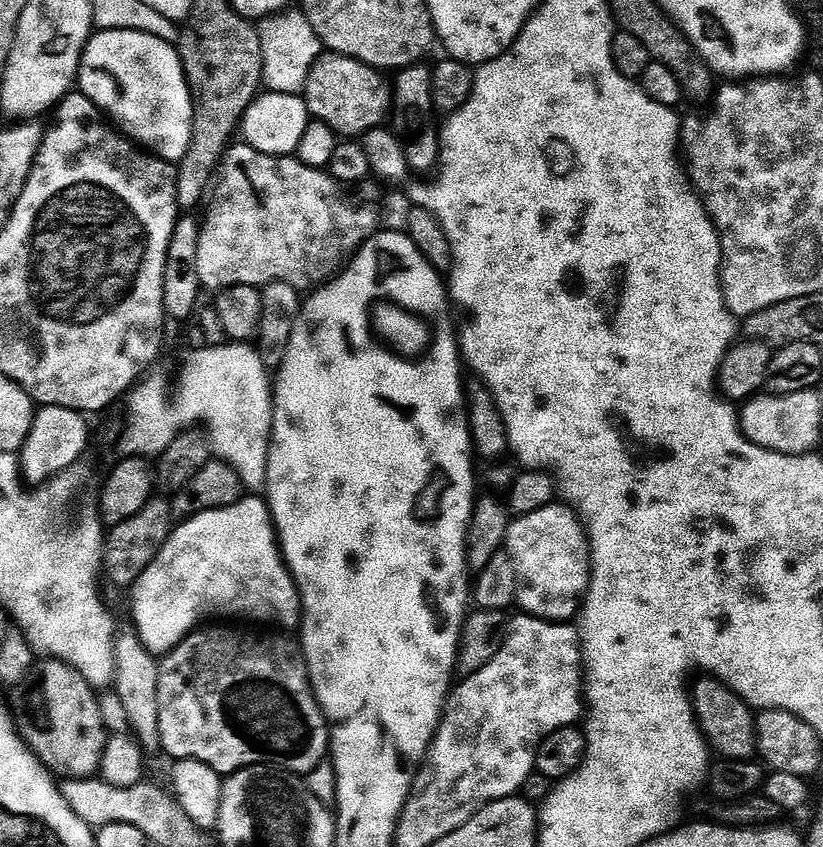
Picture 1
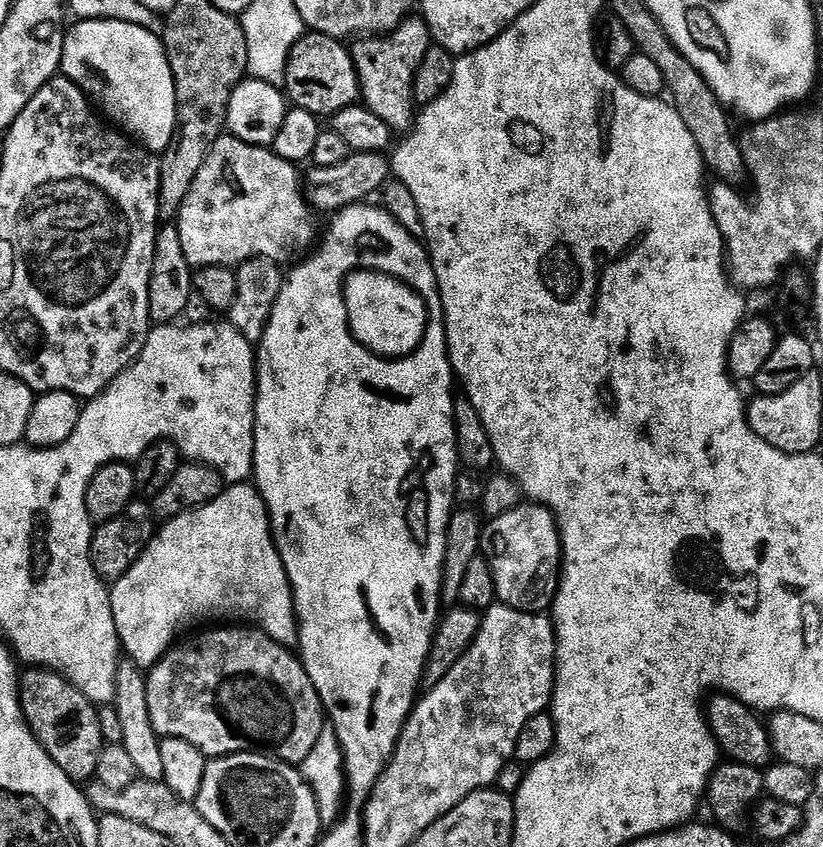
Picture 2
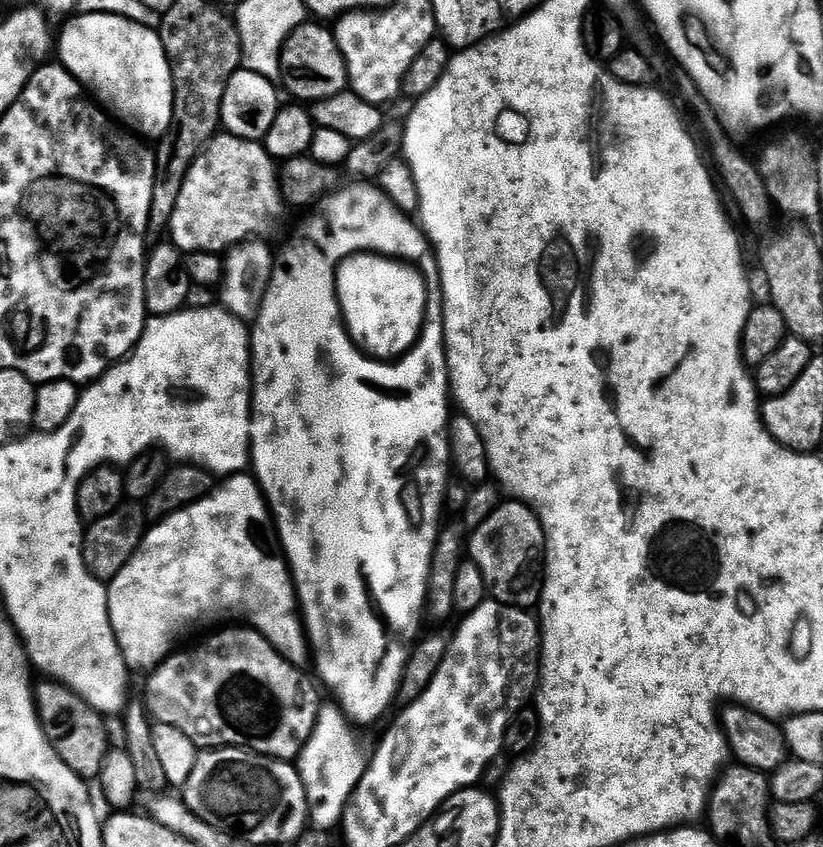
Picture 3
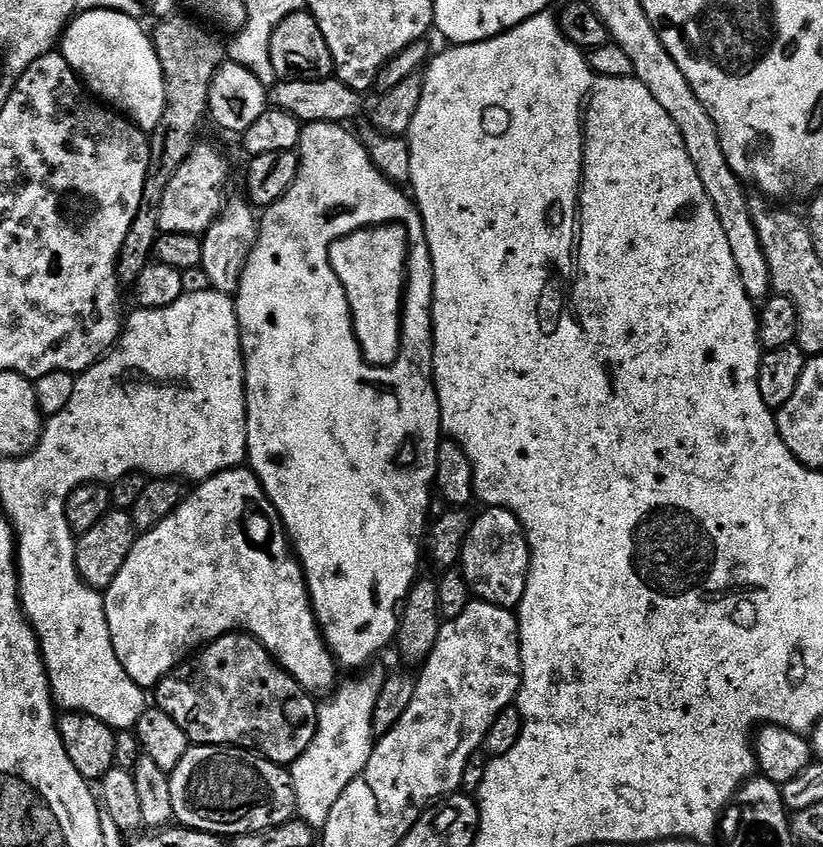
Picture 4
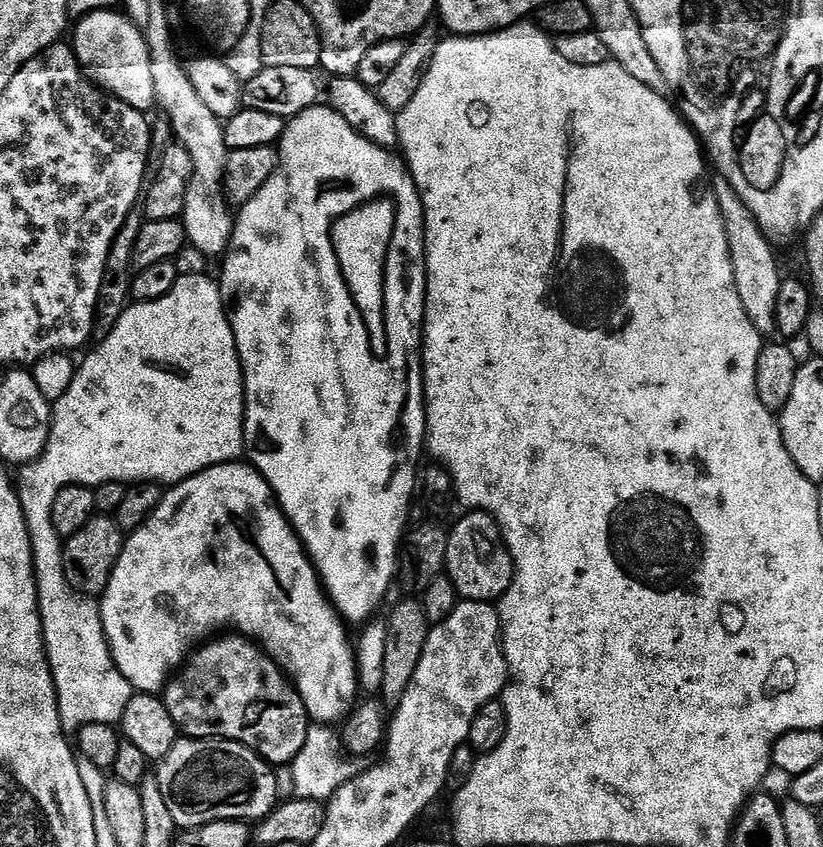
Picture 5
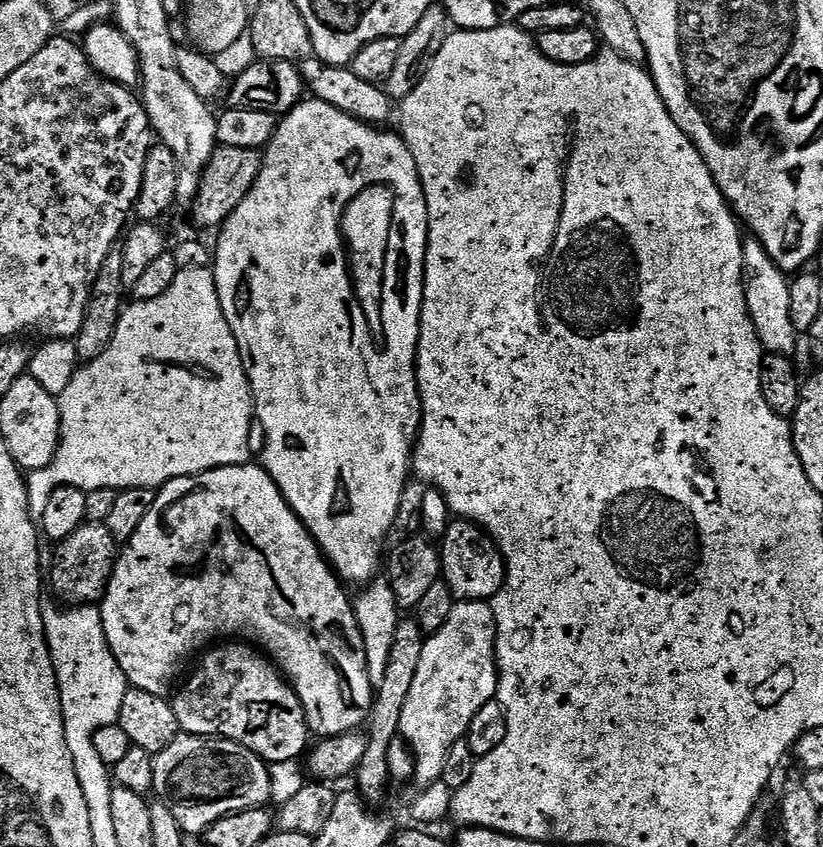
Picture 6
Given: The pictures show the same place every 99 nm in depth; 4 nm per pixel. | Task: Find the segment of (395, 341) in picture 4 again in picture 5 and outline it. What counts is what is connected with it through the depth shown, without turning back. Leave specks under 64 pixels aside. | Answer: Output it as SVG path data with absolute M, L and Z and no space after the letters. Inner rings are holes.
M374 206L370 211L354 214L336 226L336 244L340 252L340 270L348 276L346 290L358 298L366 314L366 334L374 336L376 352L390 354L390 332L388 332L388 262L390 250L396 236L398 218L392 221L388 206Z

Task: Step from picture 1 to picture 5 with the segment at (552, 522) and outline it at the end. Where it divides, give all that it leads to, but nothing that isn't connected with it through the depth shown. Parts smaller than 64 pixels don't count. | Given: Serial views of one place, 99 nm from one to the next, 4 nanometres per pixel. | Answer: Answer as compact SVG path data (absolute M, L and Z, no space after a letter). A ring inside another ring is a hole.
M469 511L448 532L446 546L446 574L454 582L457 597L464 600L499 601L510 590L514 579L512 555L504 545L504 533L500 531L489 512Z

